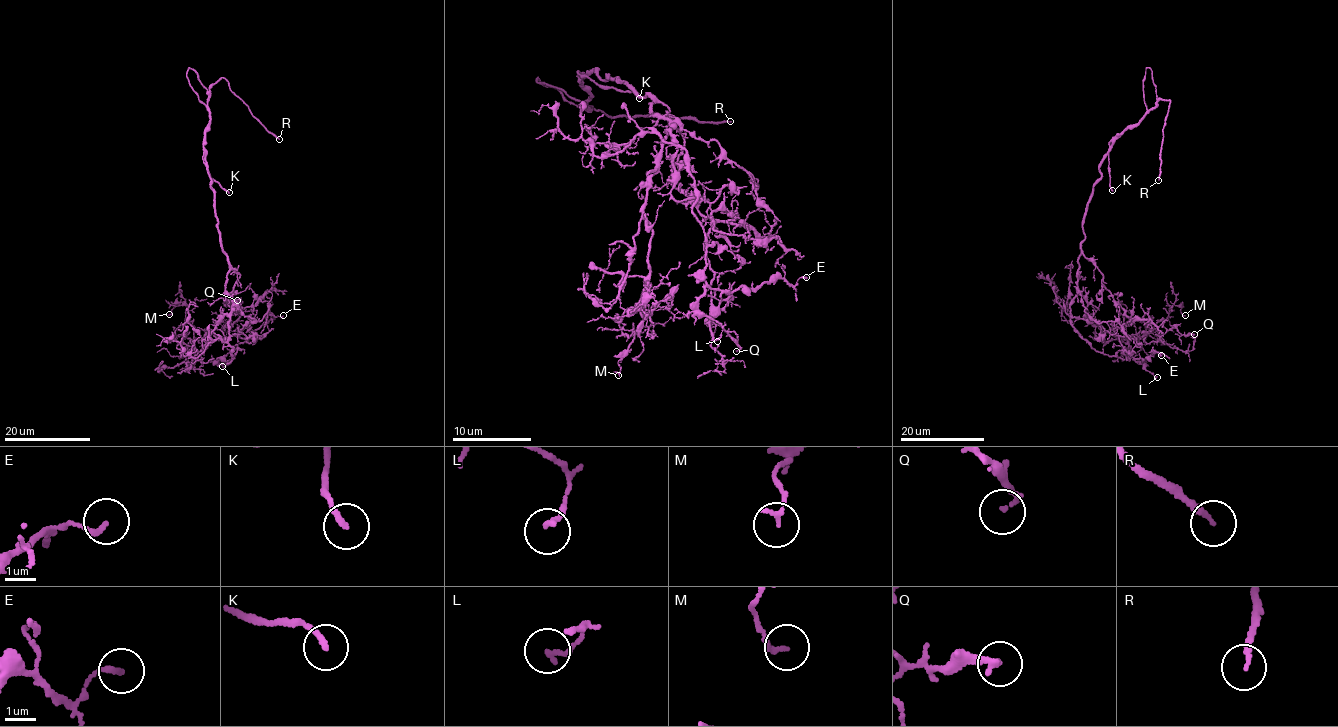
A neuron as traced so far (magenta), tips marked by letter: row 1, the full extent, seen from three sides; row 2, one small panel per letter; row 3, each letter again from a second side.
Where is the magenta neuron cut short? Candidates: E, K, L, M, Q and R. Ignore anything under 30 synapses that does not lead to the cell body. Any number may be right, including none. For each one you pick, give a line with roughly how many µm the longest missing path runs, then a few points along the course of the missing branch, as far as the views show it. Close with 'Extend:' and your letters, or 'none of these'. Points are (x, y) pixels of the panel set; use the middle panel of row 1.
K: Missing length about 45 µm. Course of what is missing: (639, 98), (705, 133), (731, 161), (769, 217), (784, 220), (798, 233), (808, 266), (805, 269)
R: Missing length about 25 µm. Course of what is missing: (730, 121), (766, 149), (771, 143), (782, 147), (804, 139), (805, 126)
Extend: K, R

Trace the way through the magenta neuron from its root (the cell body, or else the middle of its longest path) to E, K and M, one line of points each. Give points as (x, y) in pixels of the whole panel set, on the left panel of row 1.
E: (222, 252), (229, 261), (224, 290), (232, 302), (228, 344), (233, 355), (227, 363), (224, 356), (283, 315)
K: (222, 252), (208, 167), (209, 176), (229, 192)
M: (222, 252), (232, 311), (204, 351), (186, 346), (194, 334), (185, 302), (169, 314)

